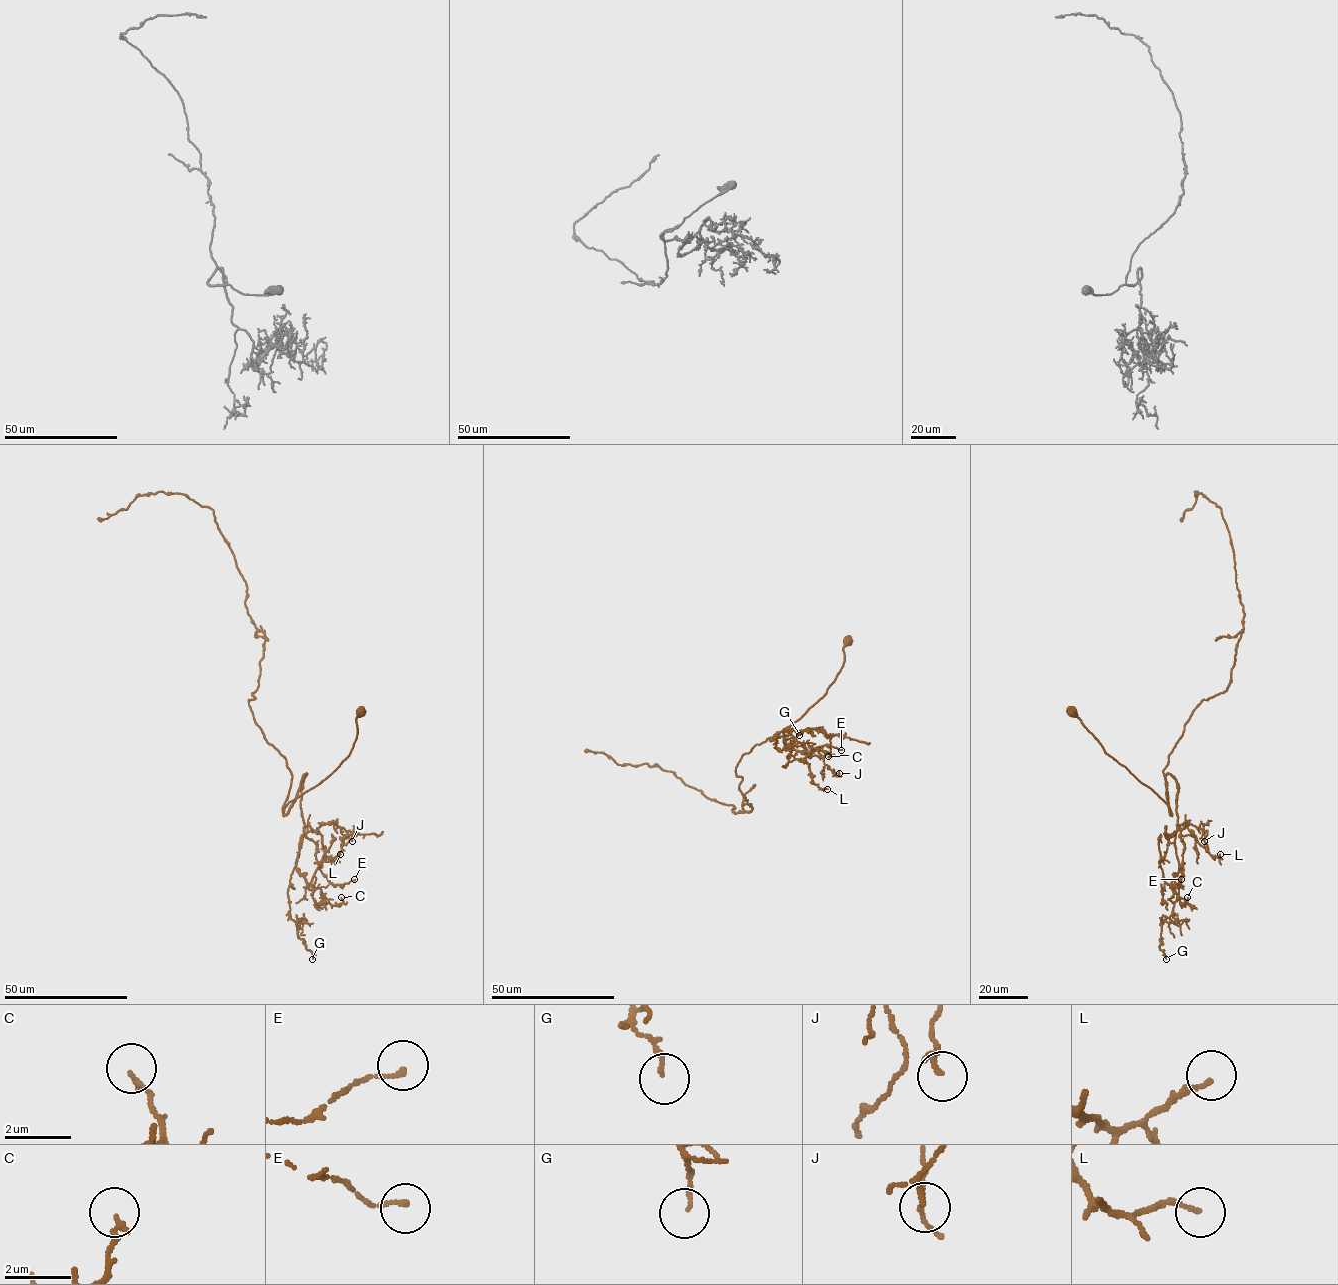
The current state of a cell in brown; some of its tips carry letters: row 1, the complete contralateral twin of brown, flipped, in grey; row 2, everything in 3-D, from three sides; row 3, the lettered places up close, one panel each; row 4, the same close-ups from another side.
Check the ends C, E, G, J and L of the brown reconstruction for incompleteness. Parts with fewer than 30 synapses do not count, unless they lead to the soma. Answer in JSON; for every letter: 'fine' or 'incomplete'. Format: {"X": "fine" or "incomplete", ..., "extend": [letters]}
{"C": "fine", "E": "fine", "G": "fine", "J": "fine", "L": "incomplete", "extend": ["L"]}

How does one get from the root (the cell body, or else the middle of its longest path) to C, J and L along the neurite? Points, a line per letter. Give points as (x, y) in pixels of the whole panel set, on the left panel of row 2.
C: (361, 712), (349, 755), (283, 812), (306, 774), (296, 870), (332, 905), (341, 905), (341, 897)
J: (361, 712), (349, 755), (283, 812), (306, 774), (303, 823), (315, 830), (334, 821), (352, 833), (352, 841)
L: (361, 712), (349, 755), (283, 812), (306, 774), (301, 835), (317, 831), (327, 856), (340, 854)

